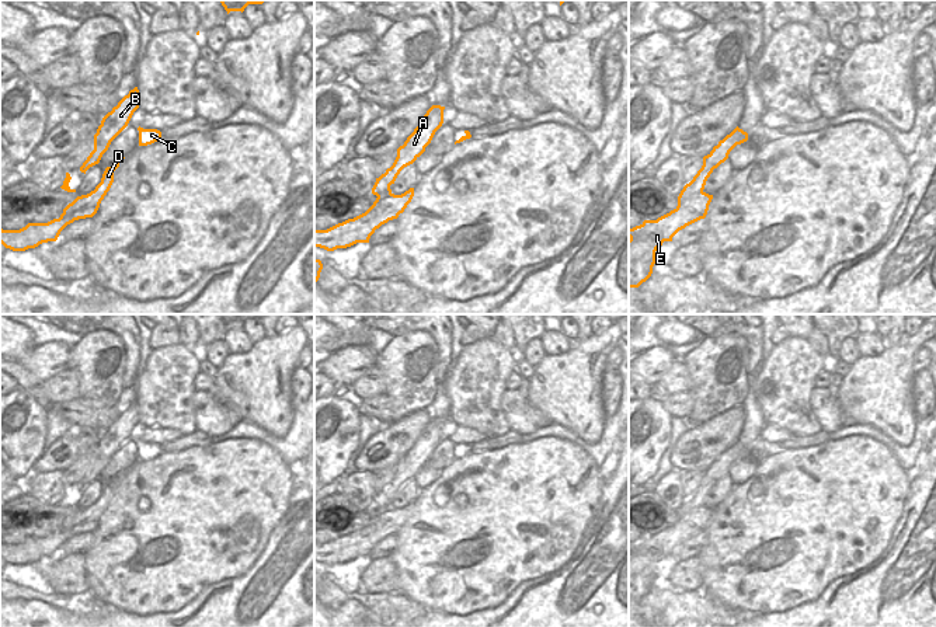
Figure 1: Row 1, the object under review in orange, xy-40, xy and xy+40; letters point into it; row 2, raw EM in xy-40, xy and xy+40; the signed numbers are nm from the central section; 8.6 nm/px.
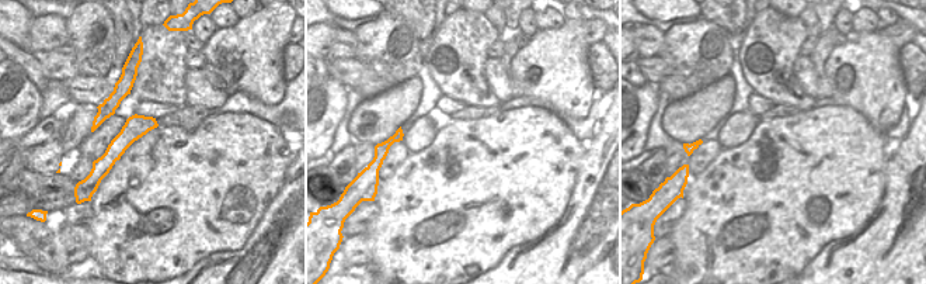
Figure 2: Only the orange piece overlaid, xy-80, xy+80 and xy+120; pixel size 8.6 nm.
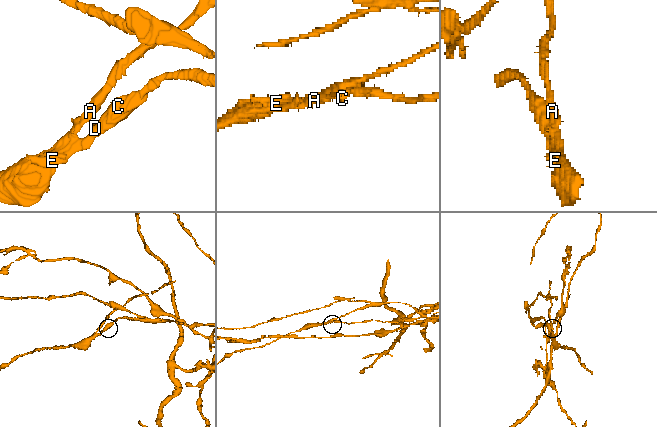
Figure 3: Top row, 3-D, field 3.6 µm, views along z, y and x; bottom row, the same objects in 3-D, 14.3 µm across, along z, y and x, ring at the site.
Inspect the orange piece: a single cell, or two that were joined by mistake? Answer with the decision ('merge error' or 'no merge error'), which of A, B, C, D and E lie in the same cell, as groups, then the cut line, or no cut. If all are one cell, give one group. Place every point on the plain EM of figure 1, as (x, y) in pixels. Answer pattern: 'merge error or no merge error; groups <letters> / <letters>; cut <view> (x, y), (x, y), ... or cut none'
merge error; groups A B E / C D; cut xy+40 (702, 505), (686, 514), (670, 530), (650, 539), (643, 539)

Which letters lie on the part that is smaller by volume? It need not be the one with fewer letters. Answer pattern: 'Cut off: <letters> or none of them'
Cut off: A, B, E

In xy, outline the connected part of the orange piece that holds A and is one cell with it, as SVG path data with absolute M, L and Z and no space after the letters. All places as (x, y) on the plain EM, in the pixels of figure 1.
M432 419L427 425L414 446L407 452L404 459L397 463L397 471L393 480L376 492L372 502L373 509L383 511L390 508L390 499L394 498L400 485L413 478L425 466L425 461L431 457L435 446L443 438L443 424L445 421Z

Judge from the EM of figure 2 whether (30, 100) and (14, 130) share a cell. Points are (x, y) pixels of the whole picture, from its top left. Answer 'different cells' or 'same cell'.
same cell

